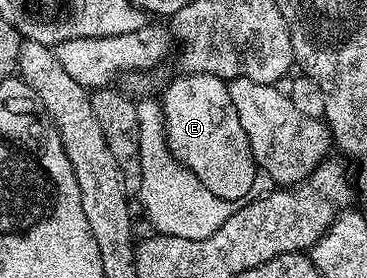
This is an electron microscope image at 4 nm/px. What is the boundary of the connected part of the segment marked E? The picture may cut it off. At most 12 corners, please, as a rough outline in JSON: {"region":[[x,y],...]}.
{"region":[[182,73],[160,95],[168,149],[216,197],[256,164],[227,80]]}

